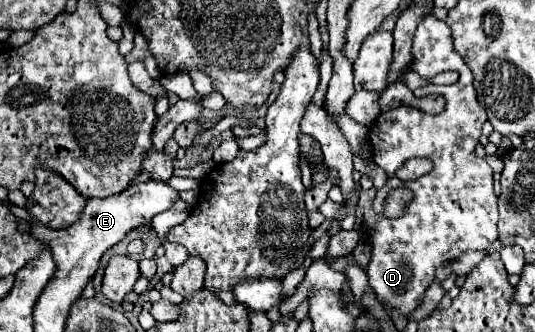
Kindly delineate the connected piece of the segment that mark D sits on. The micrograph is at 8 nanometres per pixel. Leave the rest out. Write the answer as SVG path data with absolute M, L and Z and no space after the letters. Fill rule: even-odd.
M428 16L420 22L412 44L412 70L420 76L436 76L440 72L458 72L460 78L450 86L428 84L414 90L414 96L440 94L446 100L446 108L440 114L426 114L412 106L400 106L396 110L382 112L370 128L372 160L386 172L394 174L408 158L420 156L434 162L432 172L418 180L404 182L390 176L386 186L378 190L374 198L374 212L378 214L376 226L372 226L372 260L366 268L370 288L380 300L386 300L402 316L408 316L420 306L426 288L434 280L434 270L446 260L454 260L468 250L486 250L498 238L498 198L492 190L492 168L484 158L476 158L474 148L486 122L486 110L476 100L472 86L472 74L466 62L452 48L452 34L446 22ZM410 188L412 202L404 208L404 216L386 218L384 202L390 190Z

